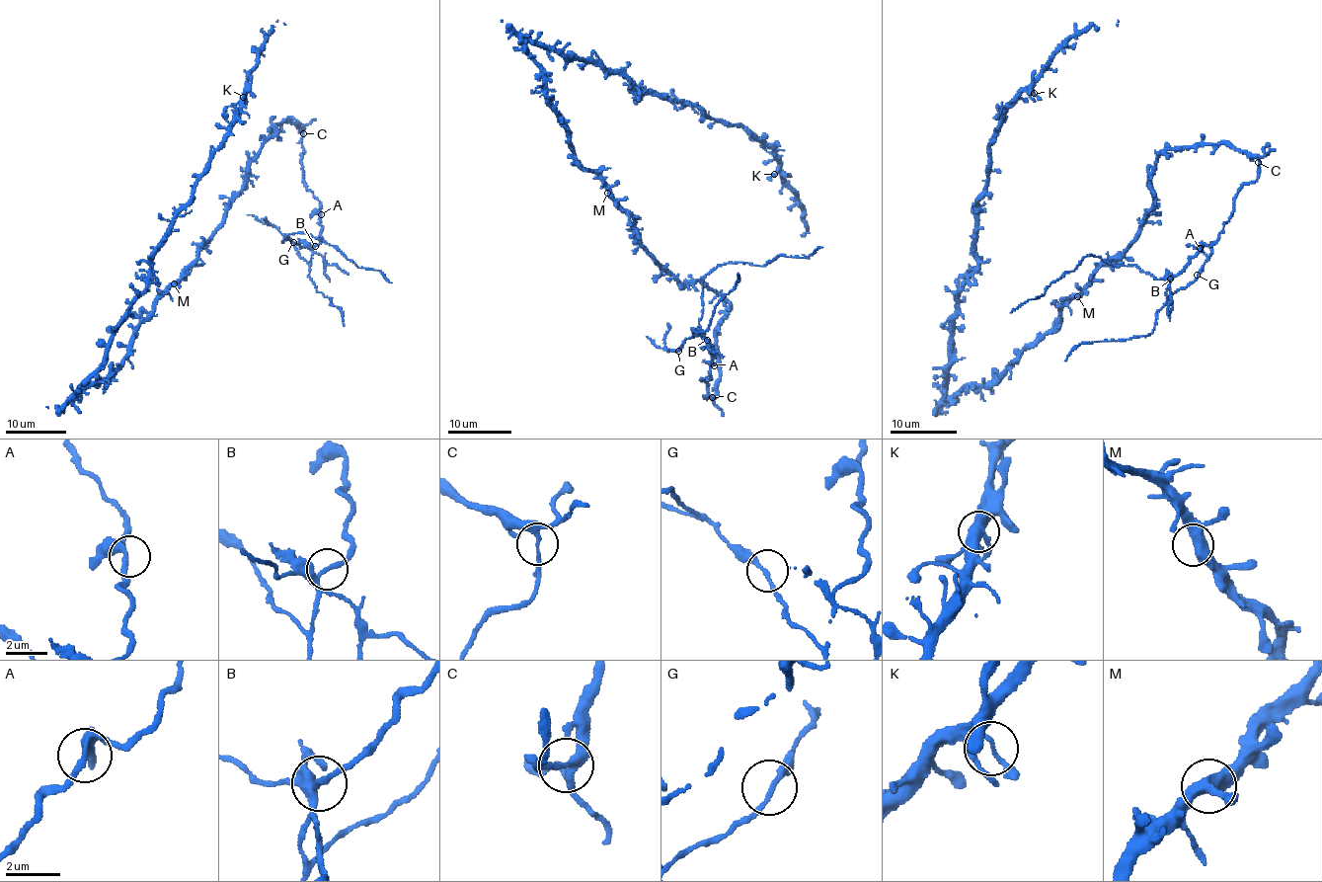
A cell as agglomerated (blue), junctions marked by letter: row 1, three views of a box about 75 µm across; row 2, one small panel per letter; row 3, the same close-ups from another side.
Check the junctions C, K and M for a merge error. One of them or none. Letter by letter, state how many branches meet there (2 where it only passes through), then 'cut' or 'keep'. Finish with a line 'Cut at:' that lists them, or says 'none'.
C: 3 branches meet; cut
K: 2 branches meet; keep
M: 3 branches meet; keep
Cut at: C

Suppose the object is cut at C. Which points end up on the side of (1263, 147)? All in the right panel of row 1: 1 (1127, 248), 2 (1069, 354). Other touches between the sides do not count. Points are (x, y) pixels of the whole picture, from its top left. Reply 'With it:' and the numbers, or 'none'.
With it: 1

